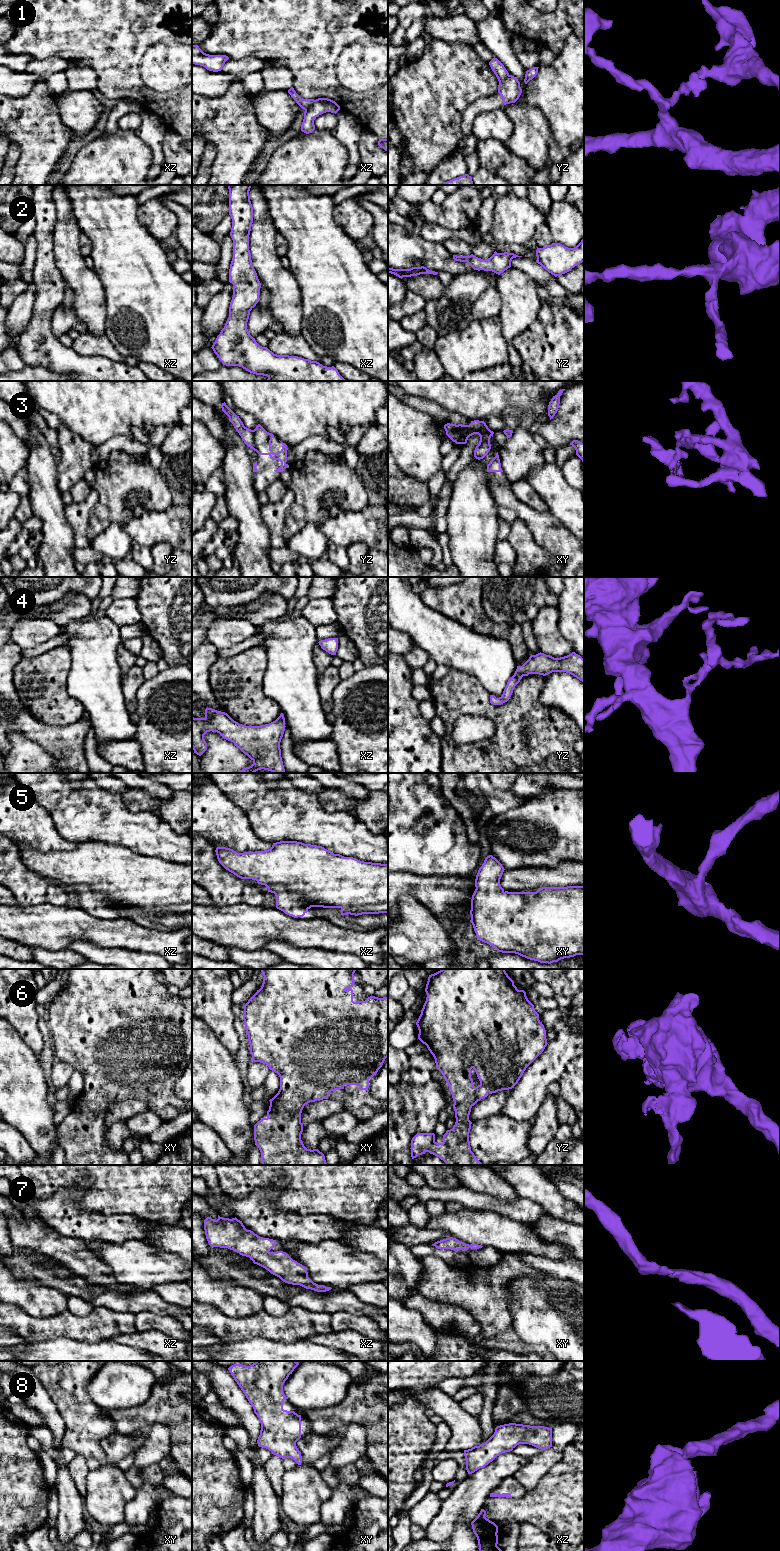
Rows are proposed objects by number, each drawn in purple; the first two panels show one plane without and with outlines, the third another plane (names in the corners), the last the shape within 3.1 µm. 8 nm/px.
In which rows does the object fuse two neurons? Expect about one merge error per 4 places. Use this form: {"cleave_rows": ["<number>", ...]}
{"cleave_rows": ["1", "3"]}

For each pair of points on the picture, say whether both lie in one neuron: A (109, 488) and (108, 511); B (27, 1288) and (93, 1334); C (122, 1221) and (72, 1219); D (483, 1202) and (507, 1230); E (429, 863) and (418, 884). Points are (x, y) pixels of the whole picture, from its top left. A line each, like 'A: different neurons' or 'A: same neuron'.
A: same neuron
B: different neurons
C: same neuron
D: different neurons
E: different neurons

